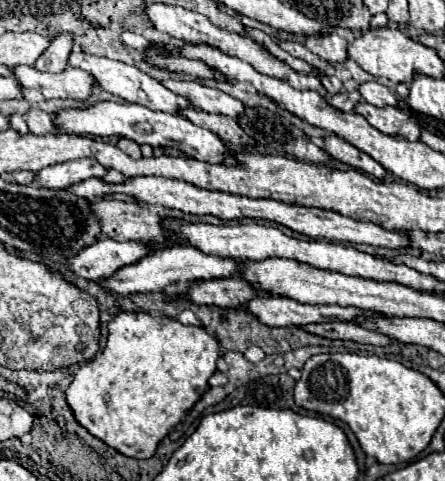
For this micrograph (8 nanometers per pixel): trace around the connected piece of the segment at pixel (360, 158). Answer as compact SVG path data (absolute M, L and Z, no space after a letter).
M330 134L330 136L324 136L324 146L322 146L332 158L352 166L352 168L358 168L374 178L384 178L386 170L376 162L372 160L368 154L360 152L358 148L354 148L352 144L348 144L346 140L338 138L336 134Z

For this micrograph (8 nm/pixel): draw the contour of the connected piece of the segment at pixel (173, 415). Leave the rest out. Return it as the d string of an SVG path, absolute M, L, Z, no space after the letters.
M118 312L118 314L110 320L110 324L108 324L108 342L106 342L106 348L104 348L94 360L90 360L90 362L86 362L84 366L80 366L80 370L76 372L72 384L70 384L68 390L66 390L66 400L68 400L70 408L74 410L76 420L78 420L92 436L100 438L102 442L106 442L108 446L116 448L116 450L118 450L120 454L124 454L124 456L130 456L130 458L152 458L154 452L156 452L156 448L158 448L158 444L172 432L172 428L174 428L176 424L182 422L182 418L192 410L192 406L194 406L194 404L202 398L202 394L208 390L208 380L210 380L210 376L216 372L216 362L218 362L218 358L220 358L218 340L216 340L212 334L208 334L204 328L200 328L200 326L184 326L184 324L180 324L180 322L174 320L174 318L168 318L168 316L156 318L156 316L148 314L148 312Z

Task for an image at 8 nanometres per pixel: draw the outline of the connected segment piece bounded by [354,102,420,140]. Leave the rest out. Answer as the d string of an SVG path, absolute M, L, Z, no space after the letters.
M360 102L354 108L358 114L362 114L376 130L390 134L390 136L402 136L406 140L416 140L420 138L420 128L412 122L410 116L400 112L398 108L386 106L386 108L376 108L368 102Z

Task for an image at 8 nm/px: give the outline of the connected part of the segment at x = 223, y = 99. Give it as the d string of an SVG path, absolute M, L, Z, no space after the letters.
M162 80L162 84L176 92L178 96L190 100L192 108L202 110L202 112L216 112L216 114L226 114L236 118L240 112L244 112L244 104L226 92L218 88L204 86L200 82L186 82L186 80Z

